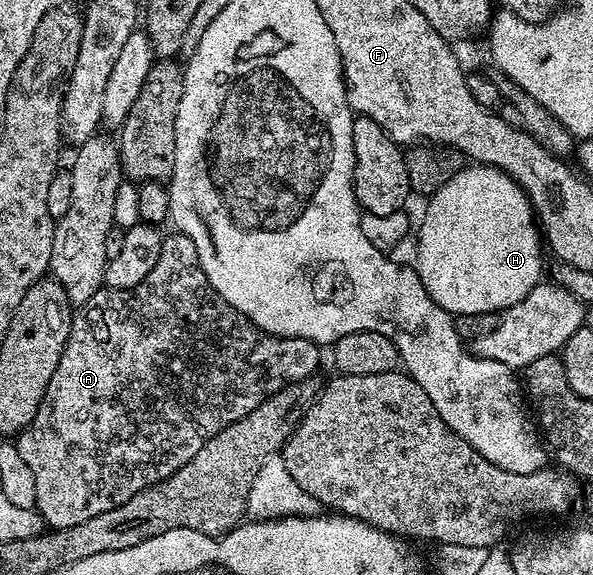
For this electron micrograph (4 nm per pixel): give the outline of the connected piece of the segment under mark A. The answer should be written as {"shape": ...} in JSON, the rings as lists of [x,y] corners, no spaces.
{"shape":[[[167,232],[163,236],[156,265],[152,267],[152,271],[148,271],[145,279],[136,283],[136,287],[103,287],[73,314],[68,343],[60,355],[56,371],[52,371],[52,379],[48,383],[48,391],[44,391],[44,399],[40,403],[36,419],[32,419],[32,423],[16,437],[20,456],[24,458],[24,463],[28,463],[32,475],[36,475],[34,509],[50,529],[63,529],[76,527],[76,523],[84,523],[84,519],[96,519],[96,515],[104,515],[104,511],[112,511],[112,507],[128,503],[128,499],[144,491],[144,487],[163,481],[165,477],[184,467],[184,463],[188,463],[188,459],[192,459],[192,455],[196,455],[196,451],[200,451],[200,447],[204,447],[208,439],[212,439],[236,419],[248,415],[266,397],[288,385],[313,378],[313,373],[318,369],[318,353],[320,346],[314,341],[299,337],[277,337],[253,325],[245,315],[236,311],[236,307],[232,307],[215,291],[212,283],[208,283],[208,275],[204,275],[204,267],[200,267],[200,259],[196,255],[196,243],[192,243],[192,239],[188,239],[188,235],[183,233]]]}

